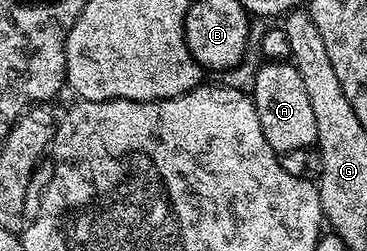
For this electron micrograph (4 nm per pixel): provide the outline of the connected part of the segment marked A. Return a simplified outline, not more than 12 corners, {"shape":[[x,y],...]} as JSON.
{"shape":[[270,61],[251,96],[279,155],[313,149],[315,111],[299,71]]}

